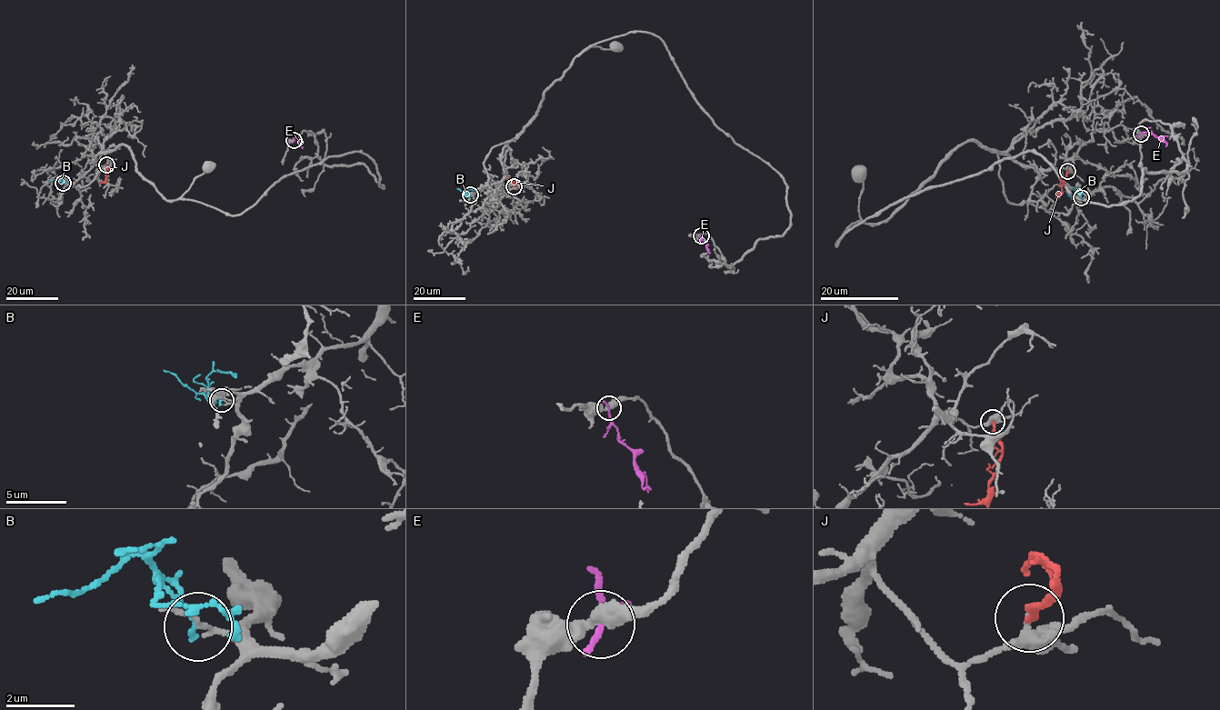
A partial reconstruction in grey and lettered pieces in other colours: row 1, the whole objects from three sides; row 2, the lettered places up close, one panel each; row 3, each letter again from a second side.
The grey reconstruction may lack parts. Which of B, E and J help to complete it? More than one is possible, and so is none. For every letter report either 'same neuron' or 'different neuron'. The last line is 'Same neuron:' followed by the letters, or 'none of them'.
B: different neuron
E: different neuron
J: different neuron
Same neuron: none of them

